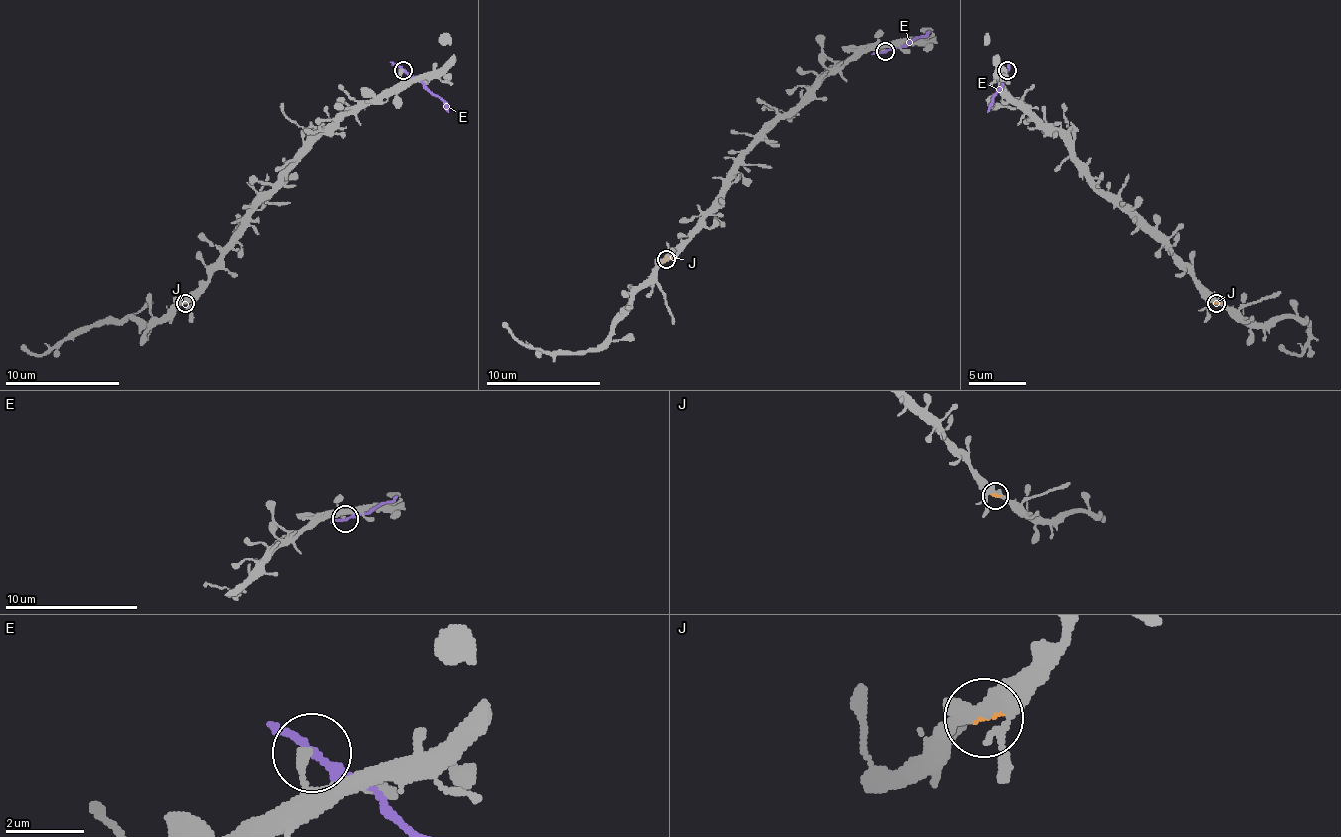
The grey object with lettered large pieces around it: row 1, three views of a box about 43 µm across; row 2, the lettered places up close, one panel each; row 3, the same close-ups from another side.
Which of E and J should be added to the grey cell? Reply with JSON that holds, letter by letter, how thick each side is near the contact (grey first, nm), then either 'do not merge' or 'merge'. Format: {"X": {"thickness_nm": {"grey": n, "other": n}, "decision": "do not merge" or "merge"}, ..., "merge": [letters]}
{"E": {"thickness_nm": {"grey": 240, "other": 200}, "decision": "do not merge"}, "J": {"thickness_nm": {"grey": 360, "other": 130}, "decision": "merge"}, "merge": ["J"]}

